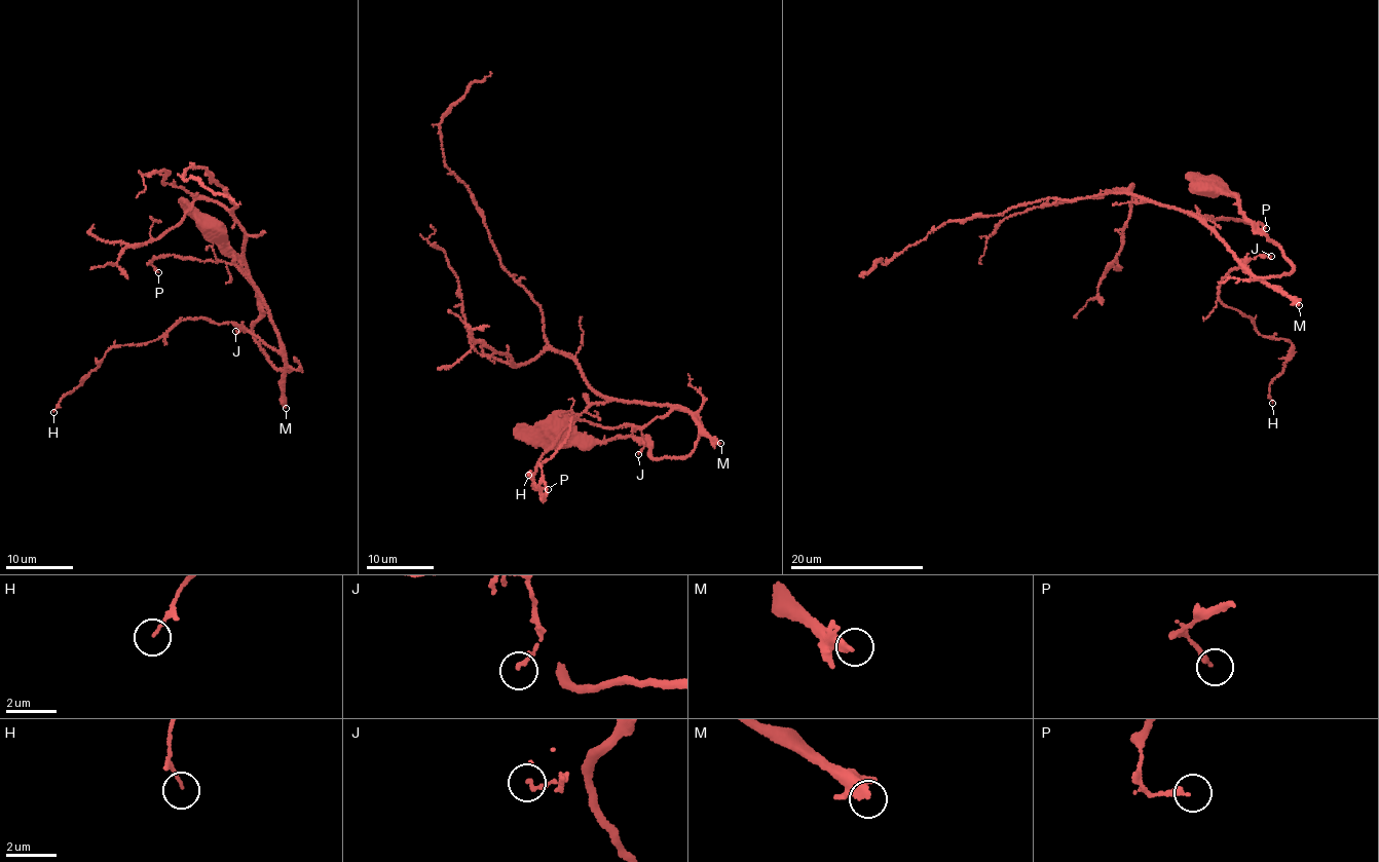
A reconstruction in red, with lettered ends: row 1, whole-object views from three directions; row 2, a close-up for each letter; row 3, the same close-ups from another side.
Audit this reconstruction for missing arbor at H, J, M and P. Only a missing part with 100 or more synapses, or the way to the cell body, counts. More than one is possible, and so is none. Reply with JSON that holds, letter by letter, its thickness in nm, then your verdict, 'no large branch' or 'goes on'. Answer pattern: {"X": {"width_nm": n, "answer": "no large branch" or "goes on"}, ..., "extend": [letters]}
{"H": {"width_nm": 100, "answer": "no large branch"}, "J": {"width_nm": 140, "answer": "no large branch"}, "M": {"width_nm": 280, "answer": "goes on"}, "P": {"width_nm": 200, "answer": "no large branch"}, "extend": ["M"]}

